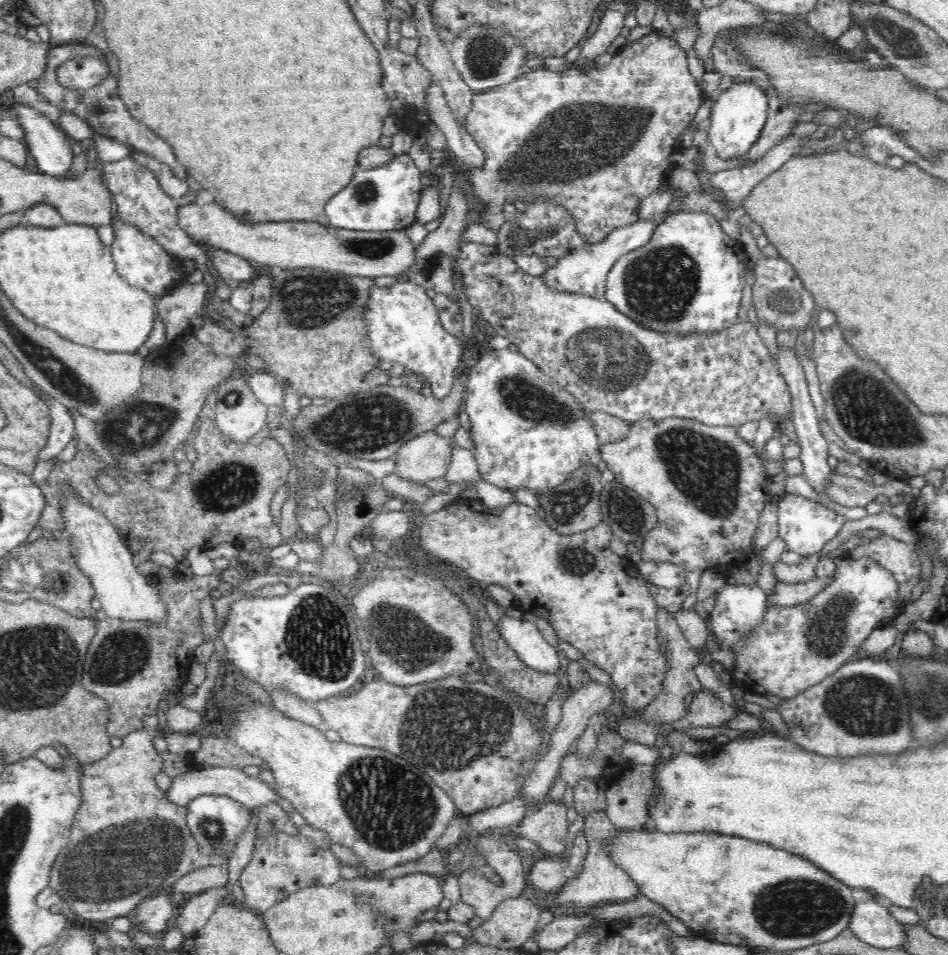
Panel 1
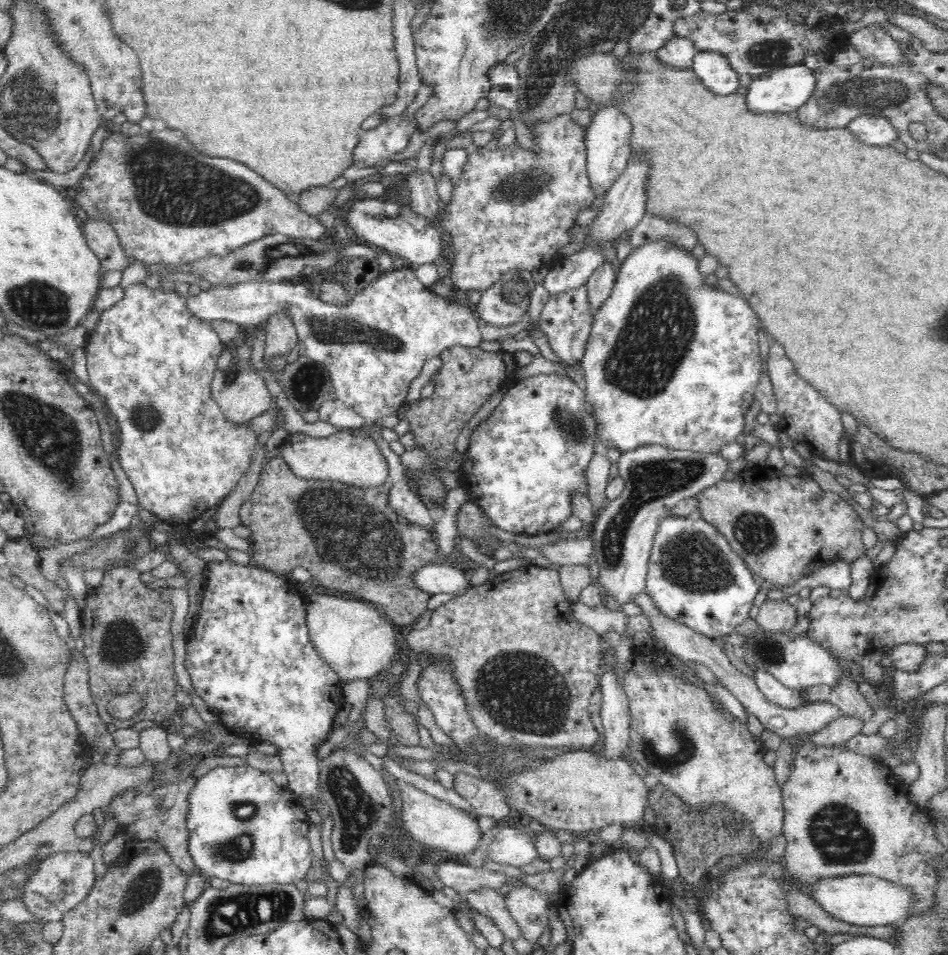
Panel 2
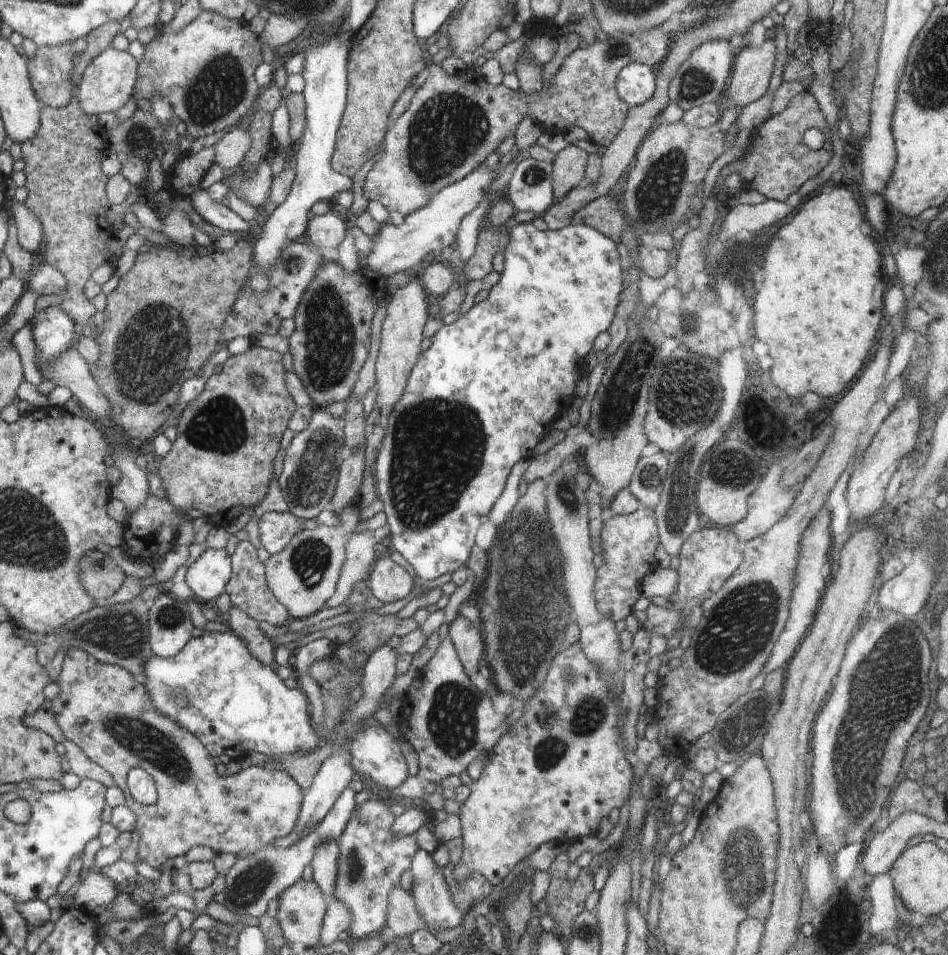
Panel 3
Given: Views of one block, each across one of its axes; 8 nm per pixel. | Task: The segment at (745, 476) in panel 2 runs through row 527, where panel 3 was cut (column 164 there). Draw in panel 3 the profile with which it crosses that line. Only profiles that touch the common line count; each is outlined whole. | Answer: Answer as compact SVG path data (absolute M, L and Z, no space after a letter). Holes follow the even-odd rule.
M70 648L66 651L57 684L58 688L60 688L60 697L56 698L56 700L52 700L52 712L54 712L54 718L56 718L58 728L62 730L62 734L66 739L71 740L76 744L76 746L78 746L78 748L80 748L80 750L82 750L82 752L84 752L92 762L95 762L98 766L104 768L104 770L114 778L114 782L116 782L116 785L120 787L120 790L124 793L125 805L130 807L130 810L133 810L134 814L136 814L136 830L138 830L138 834L140 834L136 860L140 859L140 862L146 863L148 866L156 868L156 870L160 870L162 864L164 864L166 860L173 859L176 856L184 856L186 852L194 846L208 846L208 848L214 850L217 855L222 853L231 853L237 855L238 859L250 858L251 856L254 856L258 850L269 847L274 843L276 838L282 838L292 832L298 818L298 813L301 809L304 792L302 788L300 788L300 784L295 782L294 778L292 778L288 772L285 770L271 770L258 765L248 765L246 767L244 766L240 772L233 775L219 775L218 772L216 772L213 757L202 742L200 742L194 734L190 734L189 730L184 730L182 726L178 726L176 722L172 722L168 716L156 712L156 708L152 706L152 698L150 698L150 694L146 692L146 688L142 686L142 683L138 678L135 678L127 670L124 670L124 668L120 668L120 666L114 664L98 662L96 658L92 658L92 654L80 650L80 648ZM136 766L142 768L142 770L146 770L155 782L157 788L157 800L150 806L140 804L134 800L132 795L130 795L130 790L126 784L128 771L132 770L132 768Z

